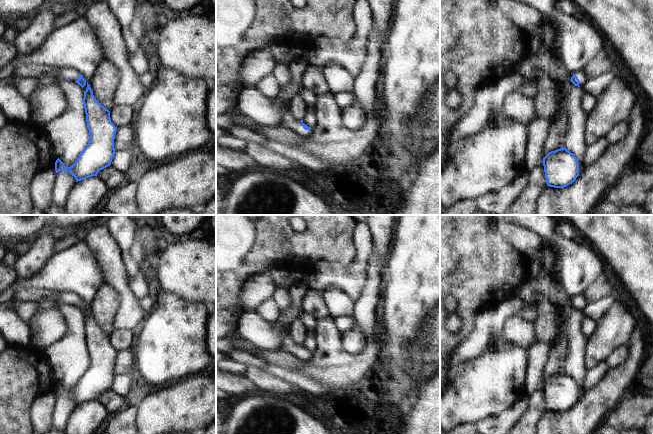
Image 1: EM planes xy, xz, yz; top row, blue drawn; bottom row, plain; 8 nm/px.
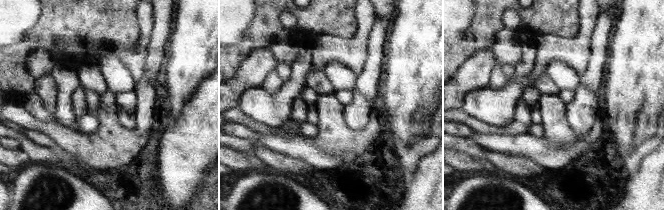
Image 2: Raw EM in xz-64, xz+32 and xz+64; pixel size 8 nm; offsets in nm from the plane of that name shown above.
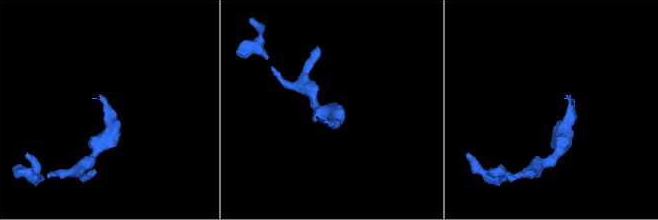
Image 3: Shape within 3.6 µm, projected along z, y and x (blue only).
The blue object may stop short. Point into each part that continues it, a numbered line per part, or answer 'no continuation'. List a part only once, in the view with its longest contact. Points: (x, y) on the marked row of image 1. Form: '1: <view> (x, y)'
1: xz (288, 121)

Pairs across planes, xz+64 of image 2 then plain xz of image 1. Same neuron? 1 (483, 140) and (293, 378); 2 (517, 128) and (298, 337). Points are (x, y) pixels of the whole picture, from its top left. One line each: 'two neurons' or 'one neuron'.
1: one neuron
2: one neuron

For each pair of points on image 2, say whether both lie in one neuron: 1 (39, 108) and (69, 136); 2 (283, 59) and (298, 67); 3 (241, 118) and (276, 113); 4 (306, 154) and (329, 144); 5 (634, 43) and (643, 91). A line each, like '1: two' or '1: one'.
1: two
2: two
3: two
4: two
5: one

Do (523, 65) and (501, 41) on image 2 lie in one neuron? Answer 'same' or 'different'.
different

